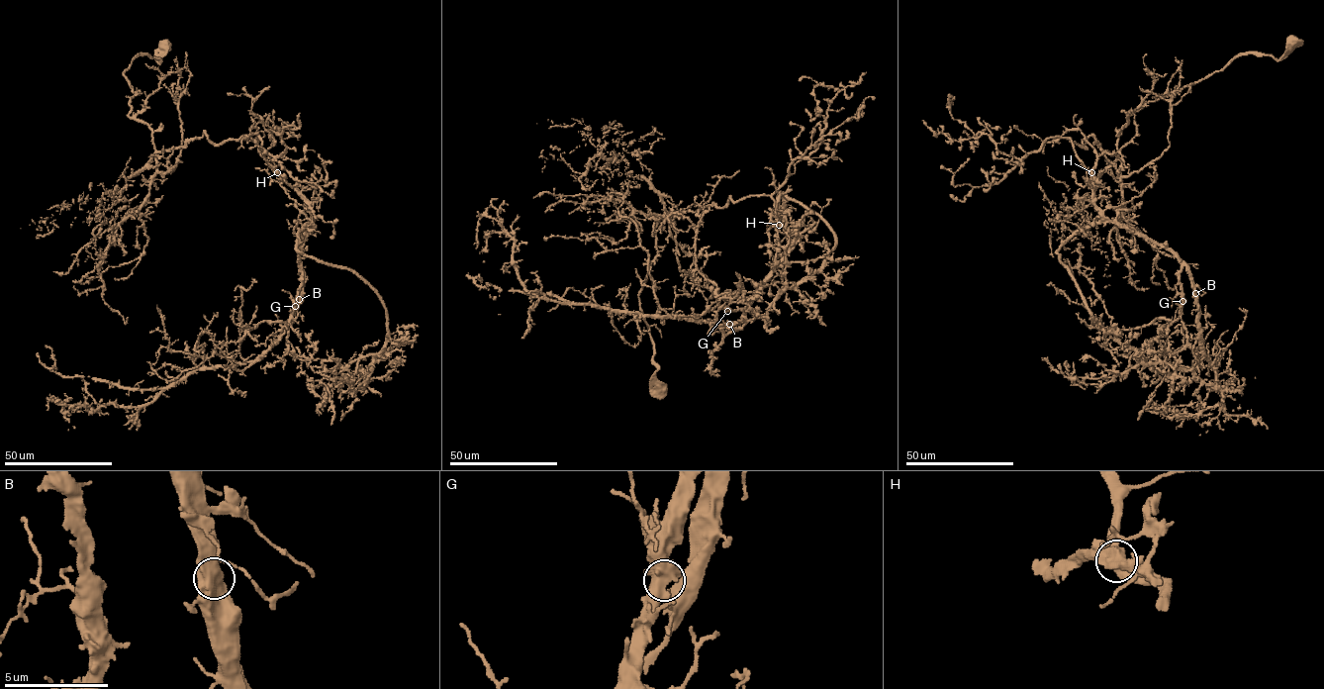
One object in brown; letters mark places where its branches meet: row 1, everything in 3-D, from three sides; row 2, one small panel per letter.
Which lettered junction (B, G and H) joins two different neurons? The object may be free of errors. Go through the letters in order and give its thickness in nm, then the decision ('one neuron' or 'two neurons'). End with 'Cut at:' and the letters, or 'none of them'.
B: calibre 700 nm; one neuron
G: calibre 700 nm; one neuron
H: calibre 750 nm; two neurons
Cut at: H

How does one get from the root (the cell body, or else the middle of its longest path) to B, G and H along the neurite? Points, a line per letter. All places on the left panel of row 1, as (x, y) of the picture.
B: (165, 46), (123, 72), (129, 116), (156, 150), (205, 132), (254, 142), (310, 207), (299, 299)
G: (165, 46), (123, 72), (129, 116), (156, 150), (205, 132), (254, 142), (310, 207), (295, 306)
H: (165, 46), (123, 73), (155, 149), (247, 136), (277, 172)

